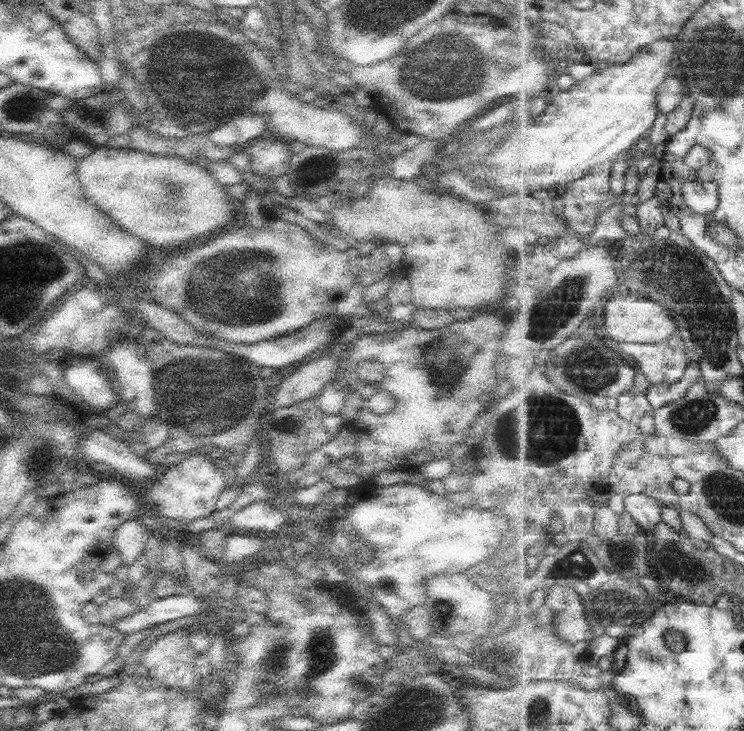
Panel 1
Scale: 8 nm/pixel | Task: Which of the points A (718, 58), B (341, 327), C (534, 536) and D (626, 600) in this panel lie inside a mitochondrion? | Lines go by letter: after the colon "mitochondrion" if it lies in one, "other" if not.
A: mitochondrion
B: other
C: other
D: mitochondrion

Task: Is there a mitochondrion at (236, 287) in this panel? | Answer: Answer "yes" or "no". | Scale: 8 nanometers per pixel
yes

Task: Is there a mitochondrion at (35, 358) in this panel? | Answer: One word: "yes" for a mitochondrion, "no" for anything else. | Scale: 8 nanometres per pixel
no

